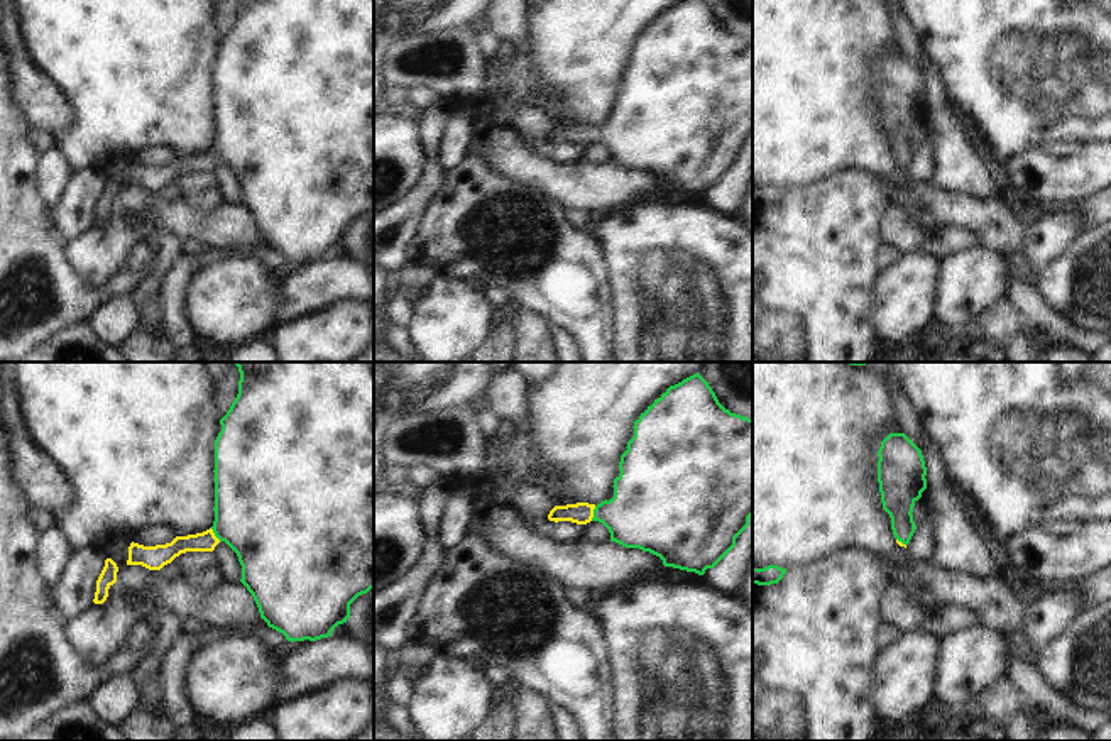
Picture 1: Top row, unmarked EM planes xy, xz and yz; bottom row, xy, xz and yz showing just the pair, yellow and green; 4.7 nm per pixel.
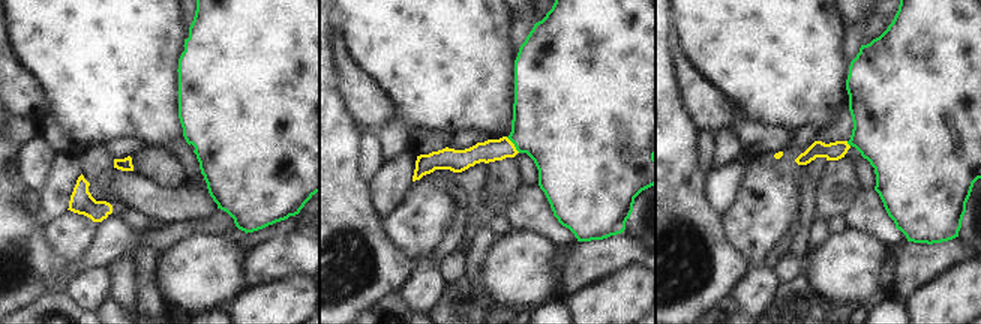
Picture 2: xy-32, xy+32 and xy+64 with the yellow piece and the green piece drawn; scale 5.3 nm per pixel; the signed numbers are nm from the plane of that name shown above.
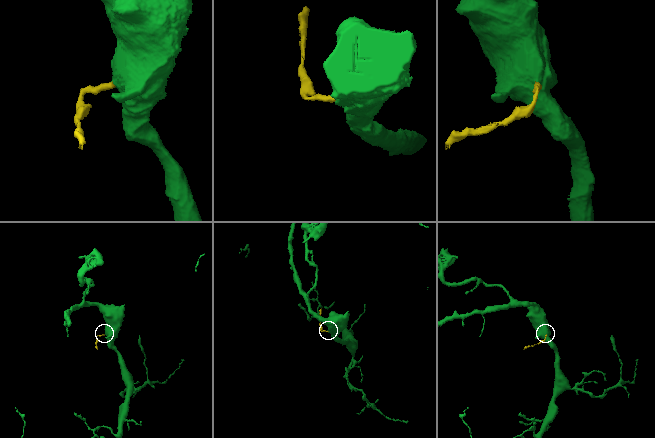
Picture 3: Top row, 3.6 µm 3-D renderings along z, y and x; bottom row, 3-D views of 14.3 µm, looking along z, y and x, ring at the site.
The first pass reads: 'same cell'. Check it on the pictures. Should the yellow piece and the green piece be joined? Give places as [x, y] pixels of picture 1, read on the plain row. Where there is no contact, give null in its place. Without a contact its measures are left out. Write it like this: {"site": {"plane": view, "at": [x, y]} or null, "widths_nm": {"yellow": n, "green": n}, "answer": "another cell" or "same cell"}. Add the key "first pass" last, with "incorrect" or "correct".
{"site": {"plane": "xz", "at": [592, 134]}, "widths_nm": {"yellow": 110, "green": 340}, "answer": "same cell", "first pass": "correct"}

